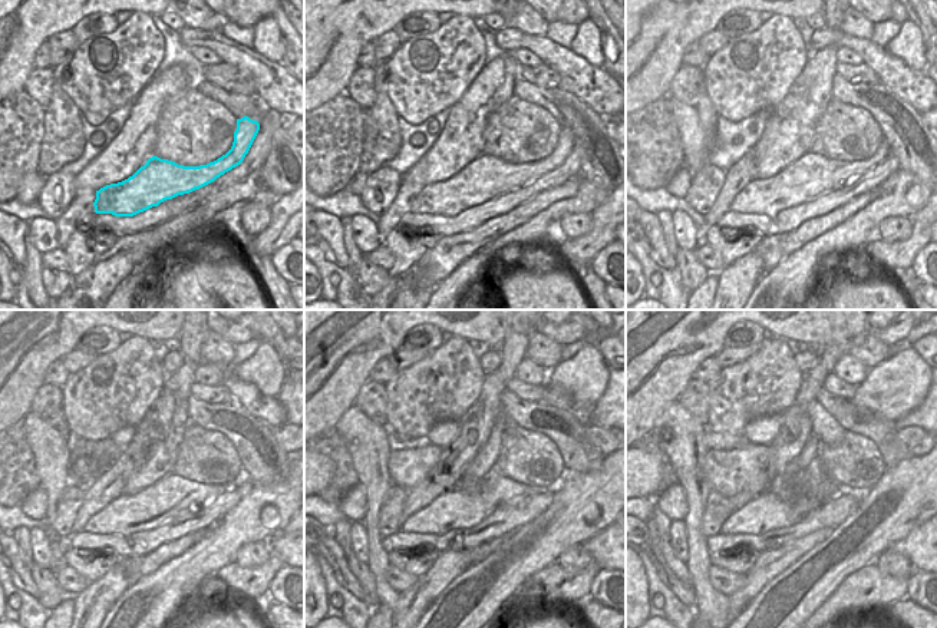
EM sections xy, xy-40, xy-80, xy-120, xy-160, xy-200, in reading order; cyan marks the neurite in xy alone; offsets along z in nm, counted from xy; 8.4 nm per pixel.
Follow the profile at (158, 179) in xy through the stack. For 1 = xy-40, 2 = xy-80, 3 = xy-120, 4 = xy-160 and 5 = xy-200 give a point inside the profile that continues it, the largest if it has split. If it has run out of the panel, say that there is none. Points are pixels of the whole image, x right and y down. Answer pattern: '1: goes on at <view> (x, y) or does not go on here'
1: goes on at xy-40 (485, 178)
2: goes on at xy-80 (812, 174)
3: goes on at xy-120 (129, 514)
4: goes on at xy-160 (455, 509)
5: goes on at xy-200 (765, 512)

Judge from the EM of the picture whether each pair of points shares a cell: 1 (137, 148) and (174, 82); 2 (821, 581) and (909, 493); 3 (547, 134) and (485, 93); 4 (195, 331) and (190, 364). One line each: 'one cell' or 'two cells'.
1: one cell
2: one cell
3: two cells
4: one cell

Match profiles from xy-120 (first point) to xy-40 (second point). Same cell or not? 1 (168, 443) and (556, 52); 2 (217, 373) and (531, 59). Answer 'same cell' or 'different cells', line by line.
1: different cells
2: same cell

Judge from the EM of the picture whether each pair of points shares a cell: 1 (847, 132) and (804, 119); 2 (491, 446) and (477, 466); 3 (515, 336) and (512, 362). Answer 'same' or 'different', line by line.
1: different
2: same
3: same

